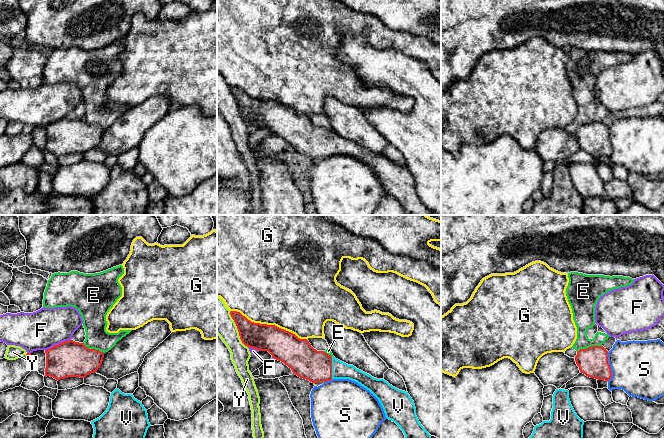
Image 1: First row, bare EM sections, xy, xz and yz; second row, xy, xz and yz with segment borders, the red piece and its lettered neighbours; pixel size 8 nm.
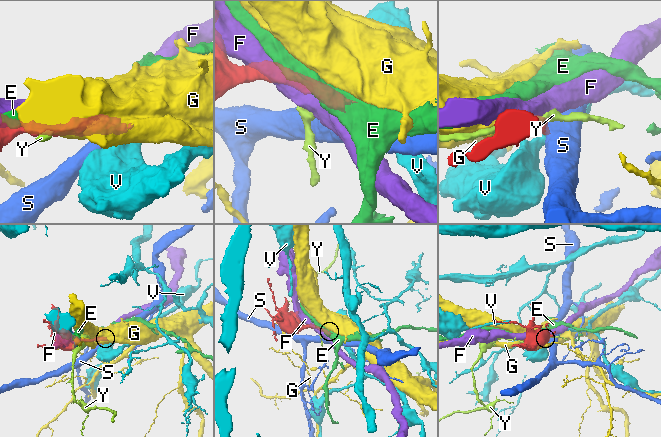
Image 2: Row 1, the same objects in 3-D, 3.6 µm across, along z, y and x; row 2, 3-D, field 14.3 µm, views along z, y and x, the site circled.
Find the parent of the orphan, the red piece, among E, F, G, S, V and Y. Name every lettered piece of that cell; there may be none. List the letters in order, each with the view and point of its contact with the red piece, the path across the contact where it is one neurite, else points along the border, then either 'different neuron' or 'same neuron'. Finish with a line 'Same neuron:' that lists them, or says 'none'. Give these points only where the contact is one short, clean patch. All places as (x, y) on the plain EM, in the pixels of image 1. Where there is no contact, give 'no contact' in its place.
E: yz (589, 123) | along yz (601, 121), (591, 121), (580, 124), (577, 127) | different neuron
F: xy (58, 120) | different neuron
G: xz (268, 101) | different neuron
S: yz (609, 143) | along yz (607, 128), (607, 138), (611, 147), (611, 154), (608, 157) | different neuron
V: xz (331, 144) | across xz (306, 138), (315, 142), (331, 144), (340, 146) | same neuron
Y: xz (237, 104) | different neuron
Same neuron: V

